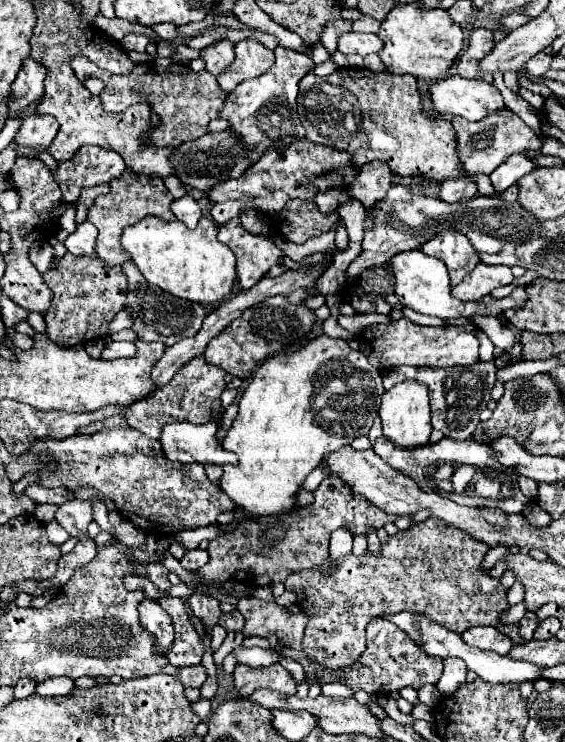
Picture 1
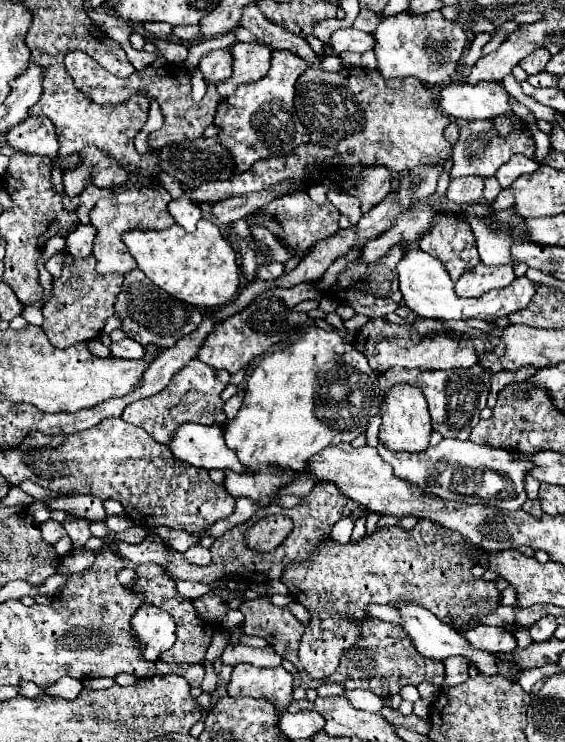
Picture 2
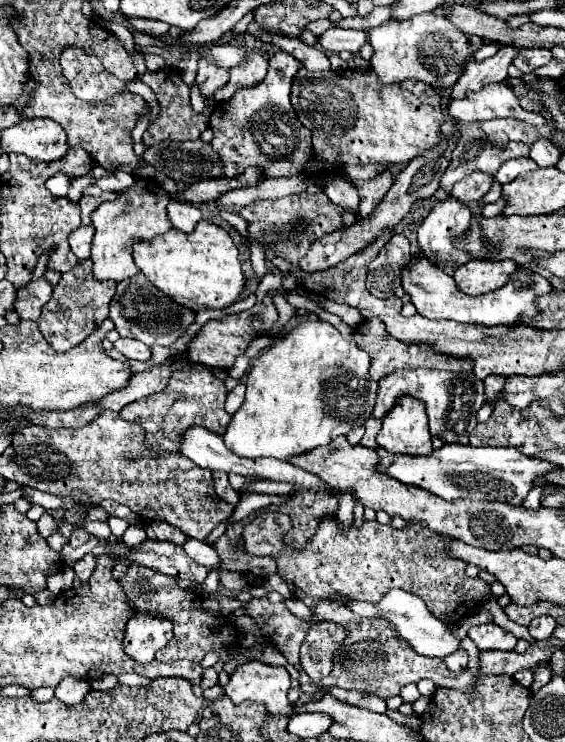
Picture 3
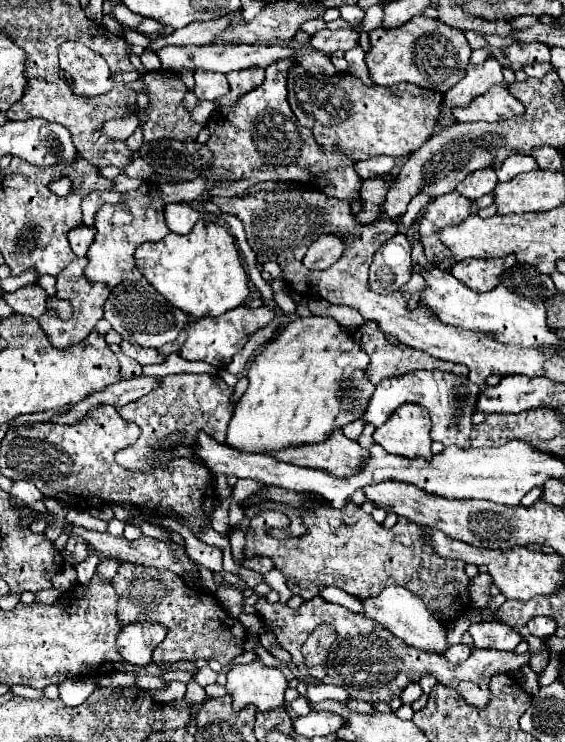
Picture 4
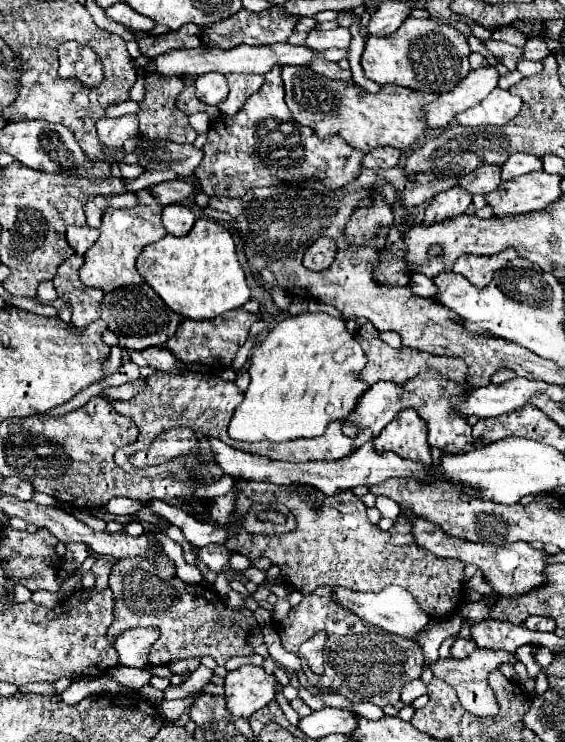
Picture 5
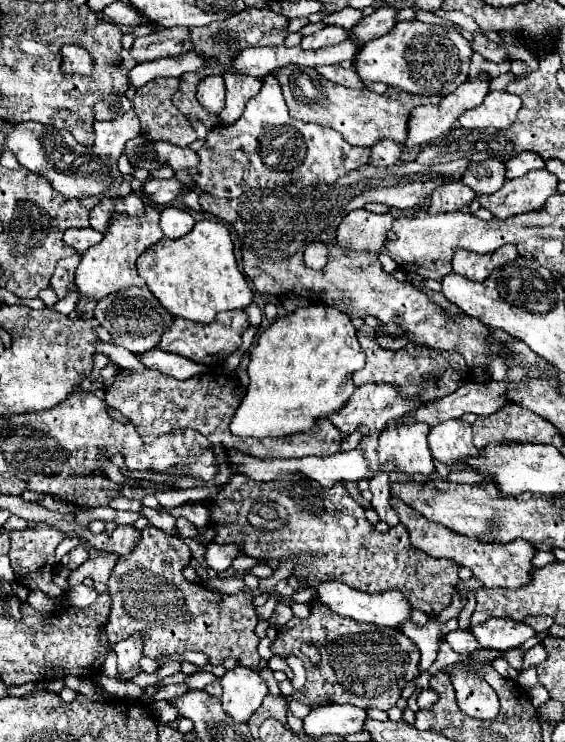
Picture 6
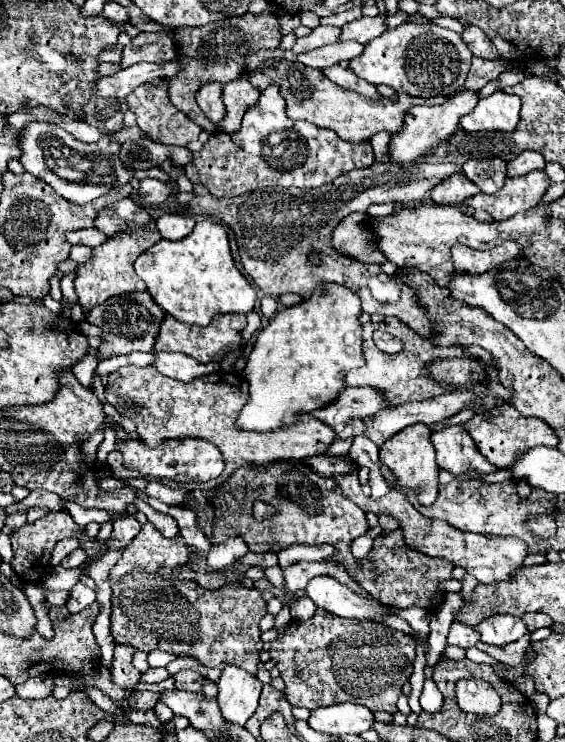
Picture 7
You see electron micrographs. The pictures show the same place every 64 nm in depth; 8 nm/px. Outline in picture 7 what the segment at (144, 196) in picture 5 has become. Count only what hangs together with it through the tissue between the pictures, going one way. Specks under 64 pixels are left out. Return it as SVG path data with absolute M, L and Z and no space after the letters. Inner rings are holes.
M152 222L152 228L148 228L142 234L124 234L124 236L112 236L108 238L100 248L94 248L94 258L90 262L86 262L84 266L78 268L78 276L74 280L76 286L76 296L78 296L78 304L82 306L84 316L88 316L88 312L102 304L104 300L112 298L112 296L120 296L120 294L132 294L132 292L144 292L146 284L136 276L132 264L134 260L148 250L150 246L154 246L160 240L160 232L156 232L156 224Z

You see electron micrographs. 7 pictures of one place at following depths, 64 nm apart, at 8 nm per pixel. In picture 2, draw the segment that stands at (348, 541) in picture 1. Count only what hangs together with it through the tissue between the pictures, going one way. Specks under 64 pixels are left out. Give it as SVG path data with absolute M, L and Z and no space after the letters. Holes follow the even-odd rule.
M344 516L344 518L340 518L340 520L334 524L330 536L332 536L332 540L344 544L344 542L350 540L352 528L354 528L354 518L352 518L352 516Z

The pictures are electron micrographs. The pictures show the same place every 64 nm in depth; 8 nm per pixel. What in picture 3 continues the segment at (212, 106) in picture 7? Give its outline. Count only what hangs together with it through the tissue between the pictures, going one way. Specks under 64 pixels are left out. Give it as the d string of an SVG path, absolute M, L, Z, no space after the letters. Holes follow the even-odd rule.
M198 62L196 84L198 84L200 94L204 98L212 98L216 94L216 90L220 90L228 84L228 72L224 72L224 68L216 68L214 64L200 64Z

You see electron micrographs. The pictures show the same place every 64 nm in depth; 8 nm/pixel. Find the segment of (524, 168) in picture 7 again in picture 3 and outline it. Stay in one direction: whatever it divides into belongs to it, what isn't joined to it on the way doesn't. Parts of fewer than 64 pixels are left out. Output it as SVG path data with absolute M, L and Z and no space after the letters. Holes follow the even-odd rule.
M512 158L512 160L506 160L500 170L496 172L496 180L500 184L506 184L506 182L512 182L518 174L522 172L530 172L530 170L536 170L538 164L532 160L532 158Z

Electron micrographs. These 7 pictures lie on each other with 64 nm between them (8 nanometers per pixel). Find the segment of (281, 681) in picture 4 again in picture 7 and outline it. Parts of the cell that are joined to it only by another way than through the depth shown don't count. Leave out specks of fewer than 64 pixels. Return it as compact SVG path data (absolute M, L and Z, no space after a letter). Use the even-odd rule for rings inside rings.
M226 666L216 682L216 700L222 708L222 718L226 722L244 726L246 720L256 712L258 698L262 692L262 682L250 676L242 668Z

